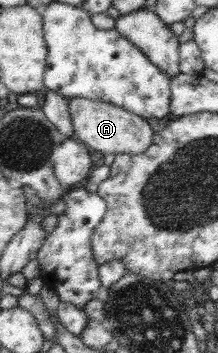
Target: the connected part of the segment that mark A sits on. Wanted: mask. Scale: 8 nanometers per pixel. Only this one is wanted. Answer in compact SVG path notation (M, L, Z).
M75 97L68 103L75 139L89 149L99 151L104 155L141 155L149 149L153 141L154 130L144 117L135 115L125 108L103 103L103 101L95 101L95 99Z

